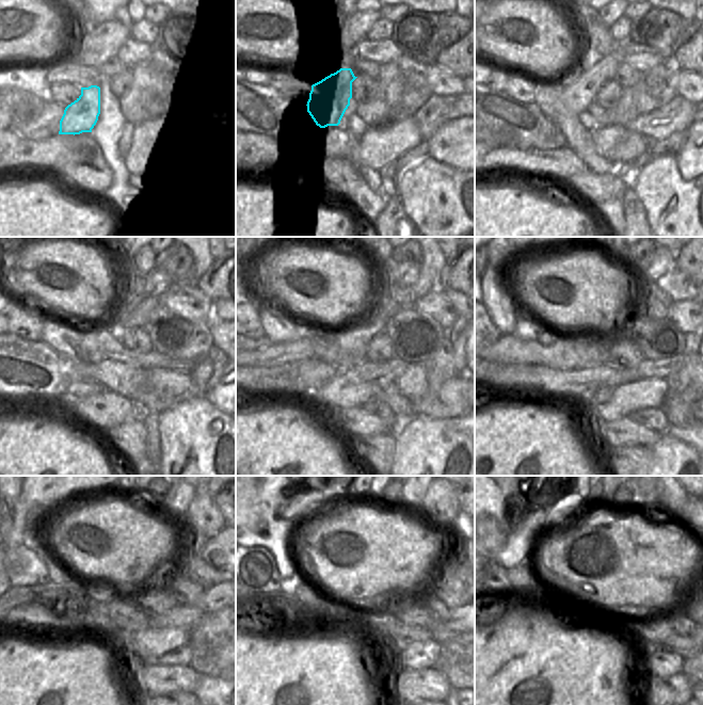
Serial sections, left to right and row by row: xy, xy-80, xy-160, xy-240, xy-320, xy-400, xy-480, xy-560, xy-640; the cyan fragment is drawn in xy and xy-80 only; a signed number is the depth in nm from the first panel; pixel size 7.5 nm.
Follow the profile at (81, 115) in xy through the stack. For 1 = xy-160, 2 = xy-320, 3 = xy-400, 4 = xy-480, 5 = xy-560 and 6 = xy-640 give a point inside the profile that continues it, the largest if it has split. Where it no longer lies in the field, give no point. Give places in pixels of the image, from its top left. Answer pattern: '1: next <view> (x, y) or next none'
1: next xy-160 (578, 89)
2: next xy-320 (405, 274)
3: next xy-400 (649, 271)
4: next xy-480 (178, 499)
5: next xy-560 (412, 497)
6: next xy-640 (641, 497)

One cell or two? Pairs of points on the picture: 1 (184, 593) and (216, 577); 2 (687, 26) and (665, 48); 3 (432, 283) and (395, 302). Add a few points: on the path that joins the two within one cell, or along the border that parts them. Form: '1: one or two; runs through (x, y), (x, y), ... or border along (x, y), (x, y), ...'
1: two; border along (184, 566), (187, 569), (188, 574), (204, 589)
2: one; runs through (682, 31), (670, 43)
3: one; runs through (422, 287), (404, 298)

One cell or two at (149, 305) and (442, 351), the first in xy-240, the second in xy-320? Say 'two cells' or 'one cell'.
two cells

